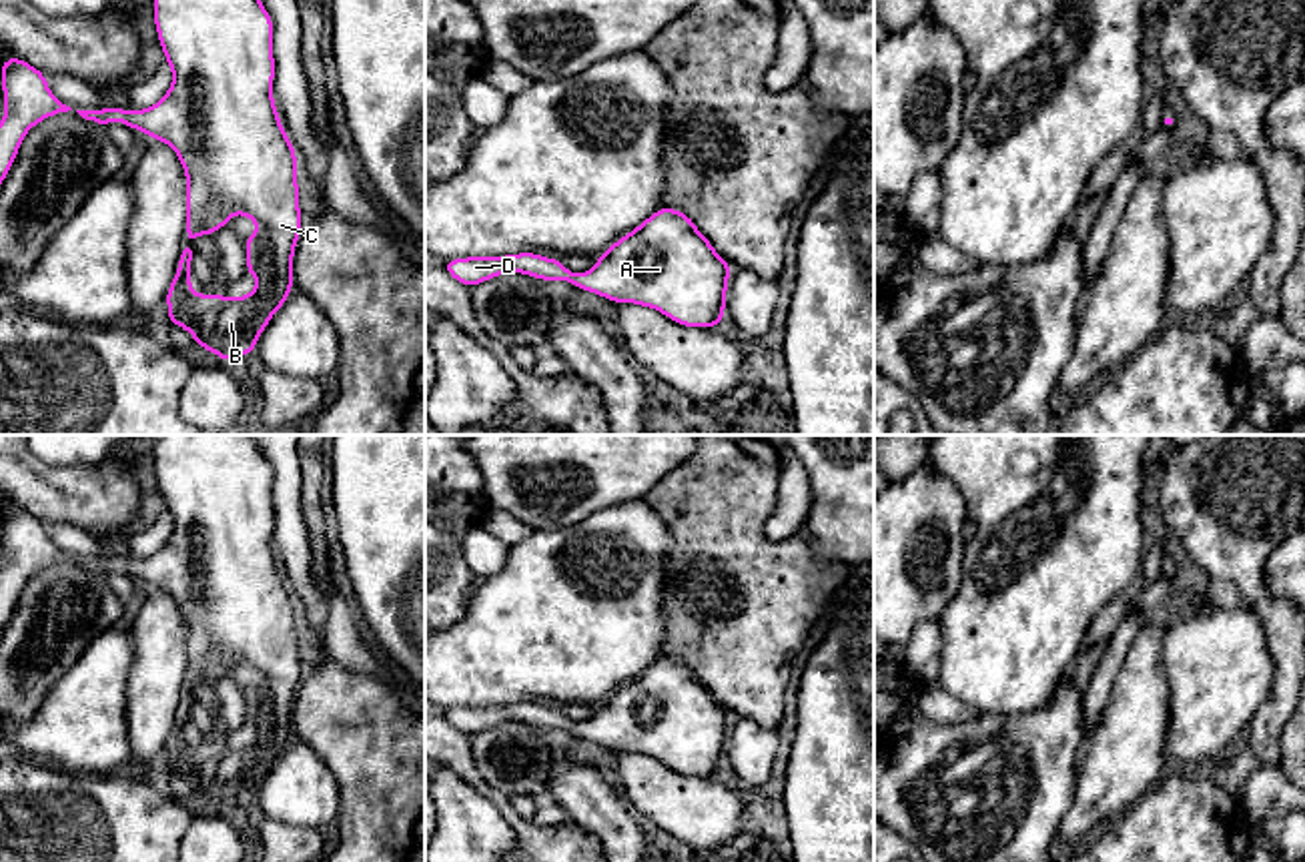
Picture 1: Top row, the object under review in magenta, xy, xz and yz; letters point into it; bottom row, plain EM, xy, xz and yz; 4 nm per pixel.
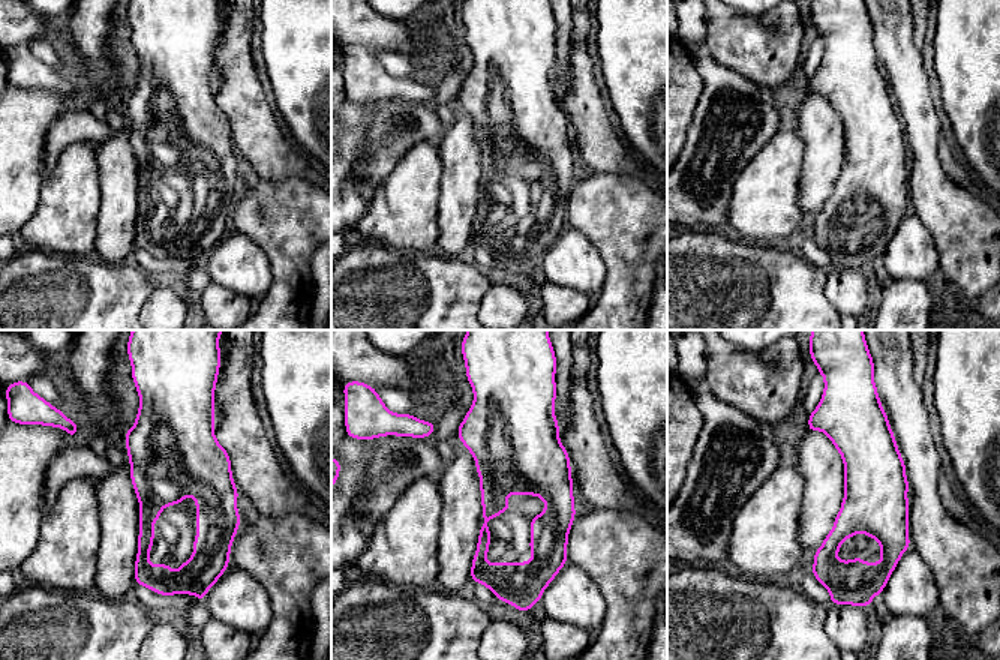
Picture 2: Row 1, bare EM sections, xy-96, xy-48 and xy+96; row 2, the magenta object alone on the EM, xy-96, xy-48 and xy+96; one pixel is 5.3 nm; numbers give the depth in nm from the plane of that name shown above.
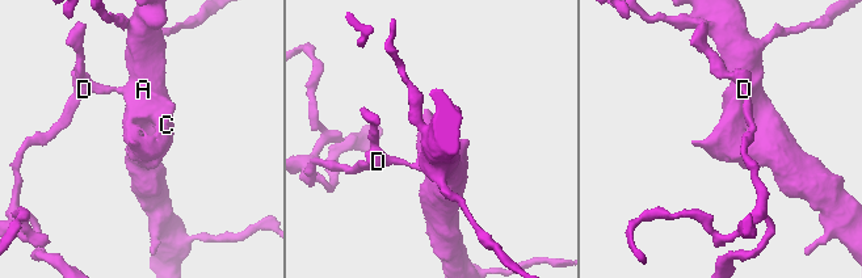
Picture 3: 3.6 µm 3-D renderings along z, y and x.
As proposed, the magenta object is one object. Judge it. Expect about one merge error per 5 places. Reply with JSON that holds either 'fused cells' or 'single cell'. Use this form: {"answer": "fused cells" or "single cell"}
{"answer": "single cell"}

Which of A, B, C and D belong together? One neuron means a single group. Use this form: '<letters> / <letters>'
A B C D

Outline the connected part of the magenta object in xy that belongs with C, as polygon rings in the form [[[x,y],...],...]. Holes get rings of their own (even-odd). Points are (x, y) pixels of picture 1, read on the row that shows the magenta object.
[[[152,0],[154,8],[154,26],[158,32],[160,48],[166,56],[166,64],[172,68],[172,84],[168,92],[150,108],[128,112],[126,108],[102,108],[102,110],[76,110],[82,118],[92,120],[96,124],[106,126],[108,122],[124,122],[128,128],[136,128],[146,132],[150,138],[166,142],[174,148],[184,174],[186,174],[186,243],[182,247],[182,253],[178,257],[178,267],[174,281],[170,283],[166,291],[166,307],[168,307],[168,323],[178,325],[186,329],[194,343],[204,347],[208,353],[219,355],[225,363],[229,363],[235,357],[247,357],[257,347],[261,333],[271,323],[273,315],[287,303],[287,297],[293,291],[293,257],[295,257],[295,245],[299,241],[299,235],[303,233],[301,223],[301,208],[299,208],[299,182],[297,182],[297,152],[281,124],[275,98],[271,94],[273,80],[275,80],[275,56],[273,56],[273,18],[265,10],[261,0]],[[233,214],[245,214],[255,221],[257,231],[253,237],[245,239],[245,245],[249,249],[247,253],[247,273],[251,273],[257,279],[257,287],[245,295],[245,297],[225,297],[225,295],[198,295],[190,287],[190,261],[194,257],[192,247],[188,245],[192,239],[202,235],[214,235],[219,229],[223,229]]]

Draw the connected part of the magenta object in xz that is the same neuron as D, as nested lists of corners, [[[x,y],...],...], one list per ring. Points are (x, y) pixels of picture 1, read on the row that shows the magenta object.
[[[658,208],[631,233],[615,241],[587,273],[571,273],[559,259],[535,253],[503,257],[467,257],[443,263],[445,271],[469,289],[505,273],[521,273],[541,281],[567,281],[581,291],[613,303],[649,307],[682,327],[720,327],[726,311],[726,291],[732,267],[716,253],[694,221],[678,208]]]

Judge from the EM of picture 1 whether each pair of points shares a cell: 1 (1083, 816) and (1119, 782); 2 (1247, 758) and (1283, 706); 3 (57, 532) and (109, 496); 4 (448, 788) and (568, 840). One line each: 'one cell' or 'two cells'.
1: one cell
2: two cells
3: two cells
4: two cells

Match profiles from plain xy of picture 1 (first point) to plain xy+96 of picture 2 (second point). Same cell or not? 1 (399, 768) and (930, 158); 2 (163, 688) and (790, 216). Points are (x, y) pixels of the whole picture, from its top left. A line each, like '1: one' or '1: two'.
1: one
2: two

